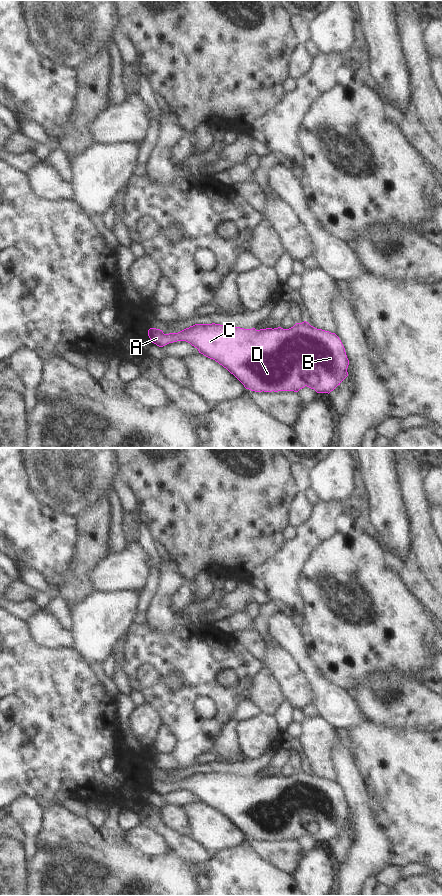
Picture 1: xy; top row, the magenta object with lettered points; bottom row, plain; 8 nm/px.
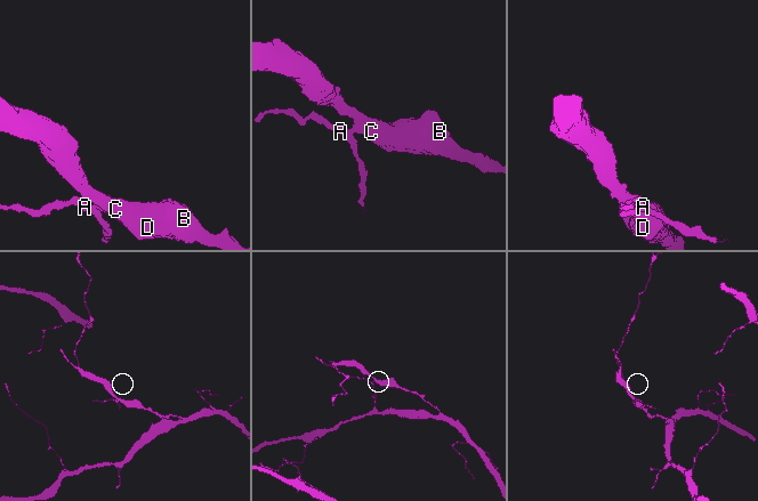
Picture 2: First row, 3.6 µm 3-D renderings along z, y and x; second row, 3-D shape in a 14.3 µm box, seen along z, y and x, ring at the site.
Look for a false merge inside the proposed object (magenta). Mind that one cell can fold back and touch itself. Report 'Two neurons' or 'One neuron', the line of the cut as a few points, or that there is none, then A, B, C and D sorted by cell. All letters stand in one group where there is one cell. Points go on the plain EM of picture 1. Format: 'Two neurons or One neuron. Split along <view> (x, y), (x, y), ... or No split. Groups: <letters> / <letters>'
One neuron. No split. Groups: A B C D

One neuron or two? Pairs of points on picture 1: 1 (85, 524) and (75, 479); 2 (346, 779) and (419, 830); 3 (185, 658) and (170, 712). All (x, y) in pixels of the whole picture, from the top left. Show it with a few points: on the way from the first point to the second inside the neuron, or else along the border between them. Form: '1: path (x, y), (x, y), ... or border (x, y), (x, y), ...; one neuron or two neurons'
1: border (102, 496), (90, 502), (74, 516); two neurons
2: border (367, 794), (368, 811), (372, 817); two neurons
3: path (193, 671), (193, 689), (183, 699); one neuron

